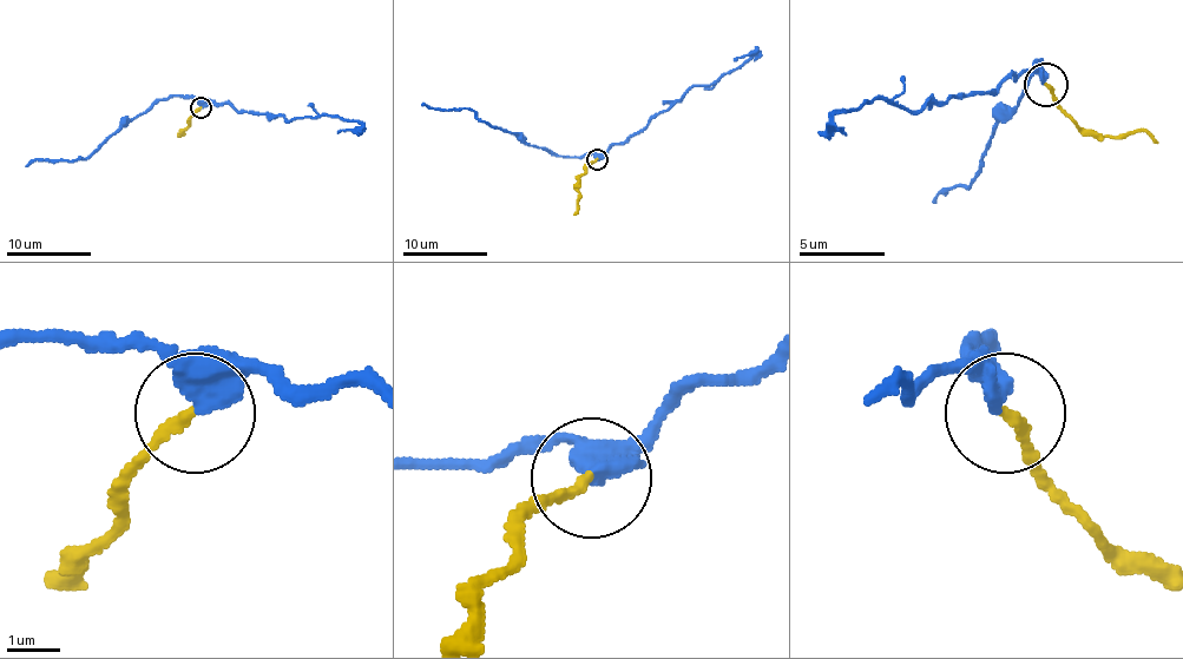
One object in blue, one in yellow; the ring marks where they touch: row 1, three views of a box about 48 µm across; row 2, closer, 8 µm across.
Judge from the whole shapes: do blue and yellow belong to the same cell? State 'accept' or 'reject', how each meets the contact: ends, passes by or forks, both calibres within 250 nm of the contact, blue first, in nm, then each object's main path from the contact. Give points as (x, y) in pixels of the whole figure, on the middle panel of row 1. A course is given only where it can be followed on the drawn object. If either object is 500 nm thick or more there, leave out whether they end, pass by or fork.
reject; blue passes by; yellow ends; calibres 380 and 200 nm; course blue (597, 158), (639, 133), (690, 89), (709, 86), (756, 52), (735, 61); course yellow (597, 158), (579, 178), (579, 199), (573, 213)

